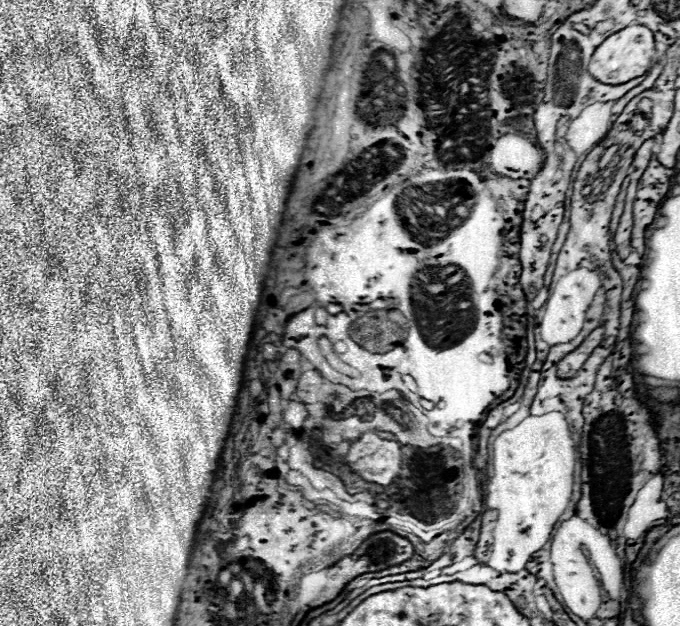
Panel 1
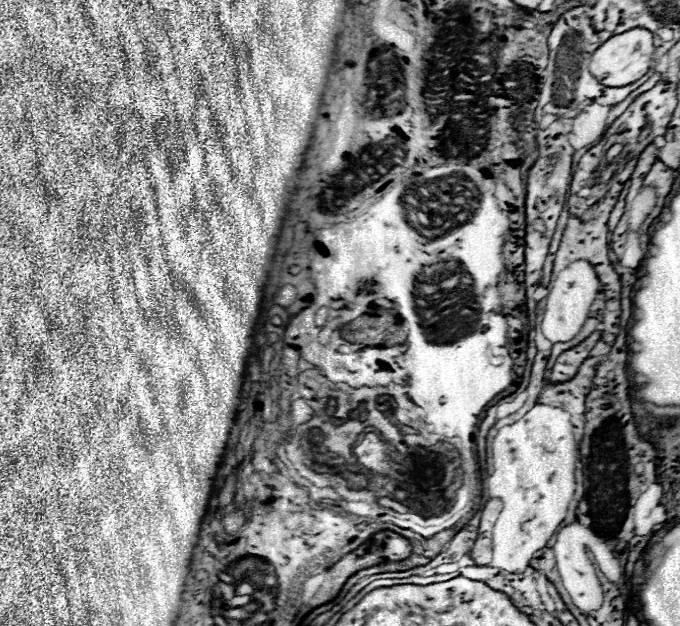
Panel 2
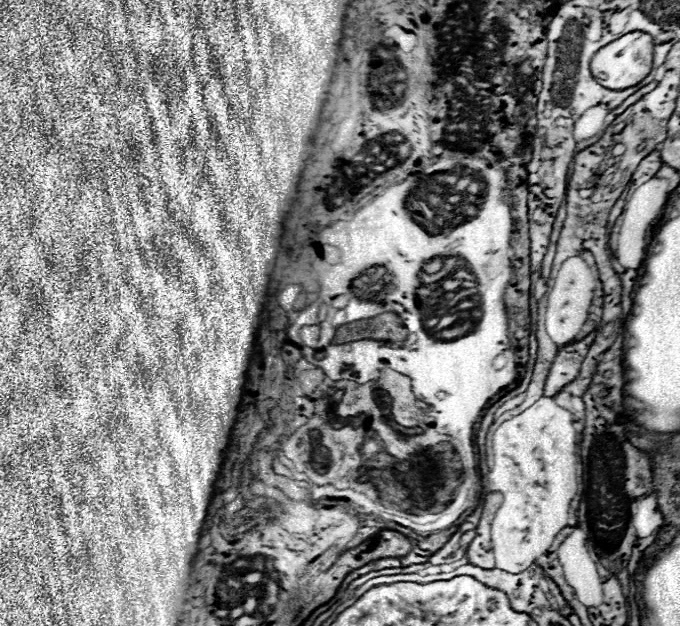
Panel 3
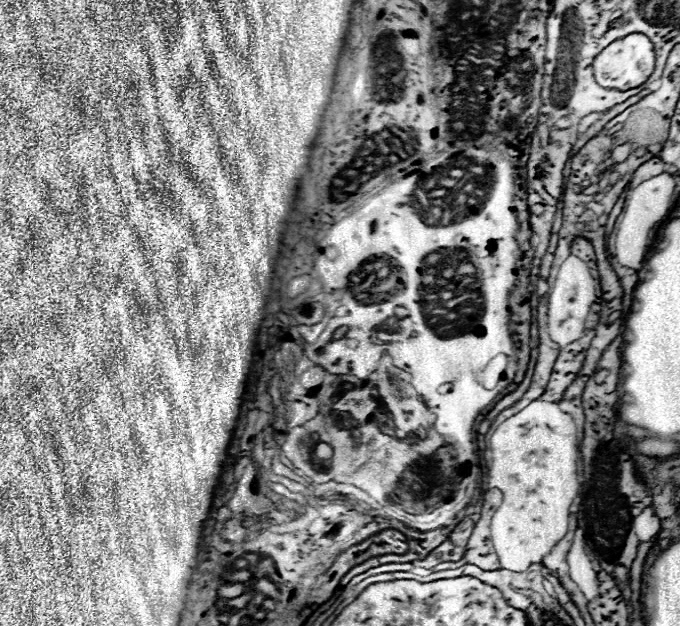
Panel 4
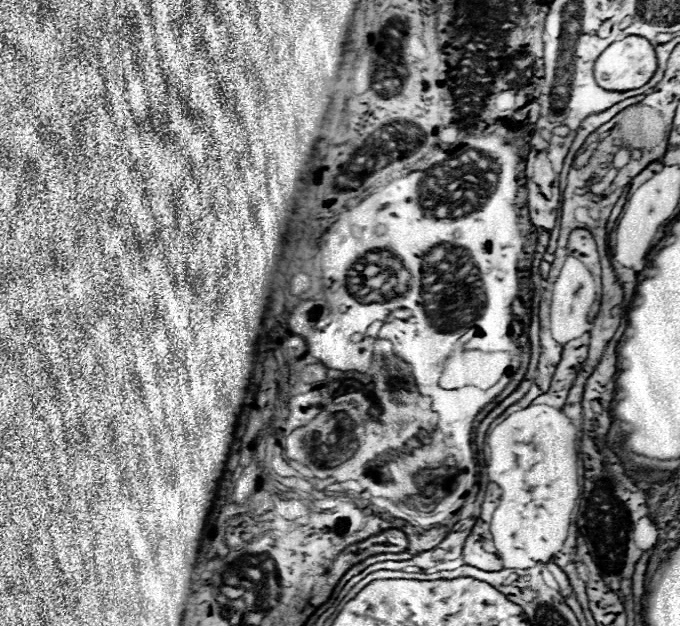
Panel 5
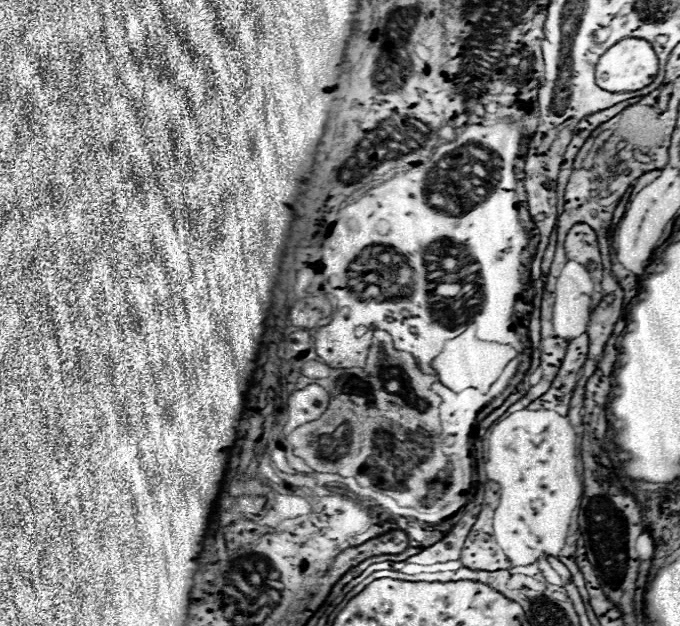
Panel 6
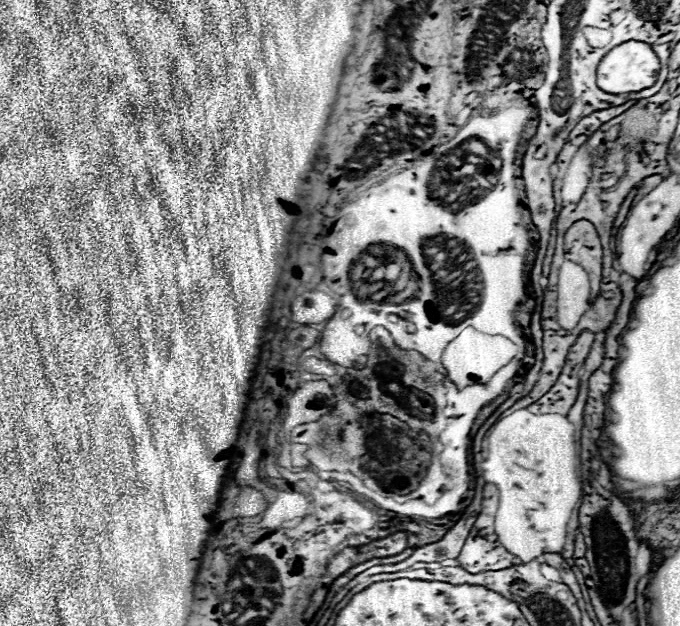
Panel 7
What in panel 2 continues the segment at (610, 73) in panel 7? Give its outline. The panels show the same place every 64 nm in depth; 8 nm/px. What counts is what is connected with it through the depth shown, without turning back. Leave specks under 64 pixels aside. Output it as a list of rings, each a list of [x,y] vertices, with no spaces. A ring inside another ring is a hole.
[[[632,28],[624,34],[616,34],[600,46],[590,60],[590,74],[604,86],[626,86],[642,78],[654,66],[654,42],[652,32],[646,28]]]

